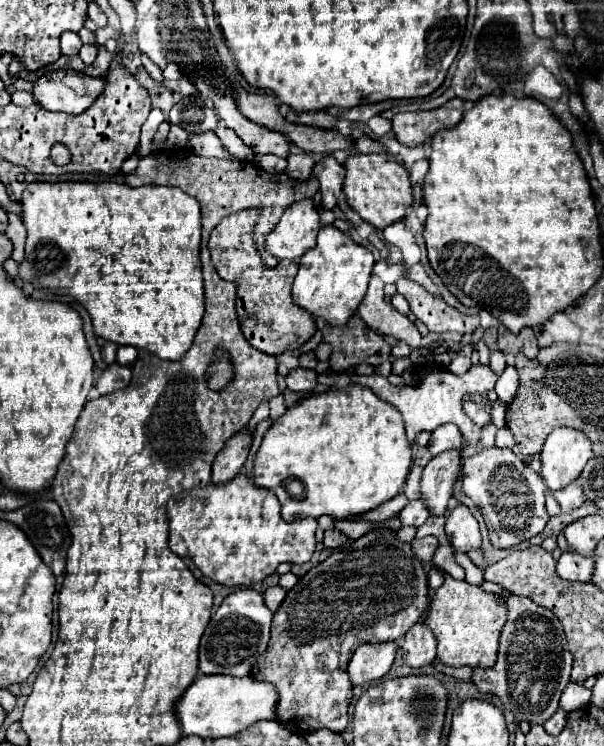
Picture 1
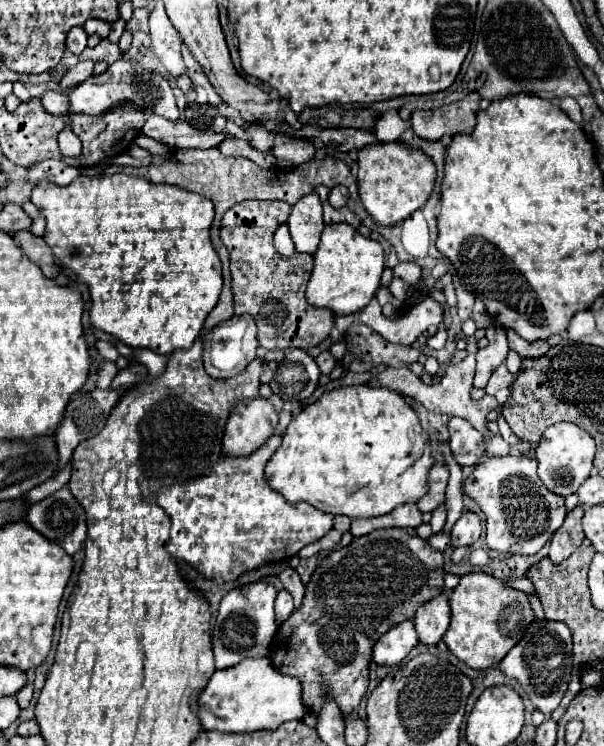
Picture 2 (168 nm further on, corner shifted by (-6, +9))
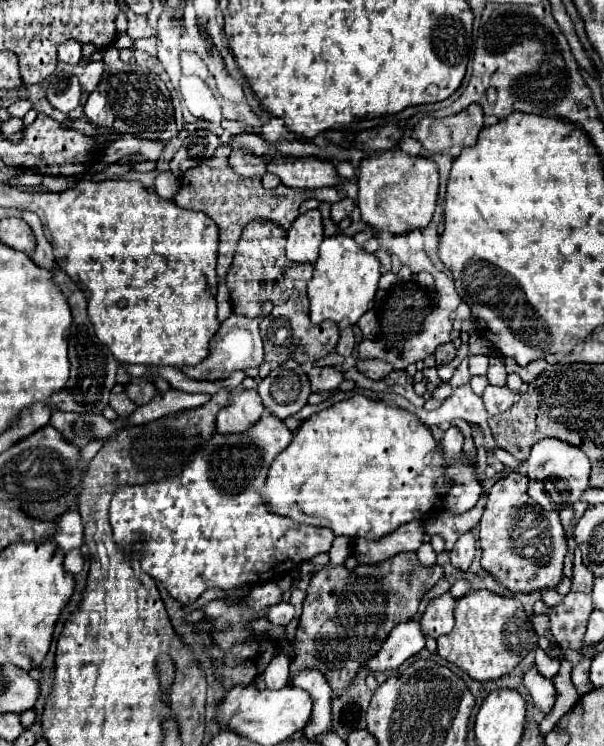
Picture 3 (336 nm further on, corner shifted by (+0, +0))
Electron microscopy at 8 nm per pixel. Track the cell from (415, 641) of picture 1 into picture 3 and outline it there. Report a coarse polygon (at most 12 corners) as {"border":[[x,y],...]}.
{"border":[[444,593],[428,603],[422,631],[434,639],[454,629],[456,599]]}

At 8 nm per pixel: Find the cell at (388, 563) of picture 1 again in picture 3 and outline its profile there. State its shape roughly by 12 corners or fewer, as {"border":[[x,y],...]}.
{"border":[[416,553],[322,567],[306,589],[294,675],[344,693],[442,579]]}

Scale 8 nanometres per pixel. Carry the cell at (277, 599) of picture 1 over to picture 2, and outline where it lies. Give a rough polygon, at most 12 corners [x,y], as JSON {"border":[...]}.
{"border":[[288,590],[276,594],[276,622],[282,624],[294,610]]}

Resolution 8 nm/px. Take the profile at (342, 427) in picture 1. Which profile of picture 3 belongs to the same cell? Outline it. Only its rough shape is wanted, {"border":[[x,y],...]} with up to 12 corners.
{"border":[[354,395],[306,419],[264,503],[382,539],[452,481],[414,413]]}

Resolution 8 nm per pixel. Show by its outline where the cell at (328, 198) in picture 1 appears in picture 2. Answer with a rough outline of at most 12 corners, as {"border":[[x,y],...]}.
{"border":[[334,186],[330,190],[332,208],[348,202],[348,188]]}

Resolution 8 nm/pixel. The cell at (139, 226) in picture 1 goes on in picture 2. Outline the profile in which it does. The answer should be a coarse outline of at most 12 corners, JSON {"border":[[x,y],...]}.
{"border":[[42,180],[54,260],[130,348],[190,348],[222,290],[214,206]]}

